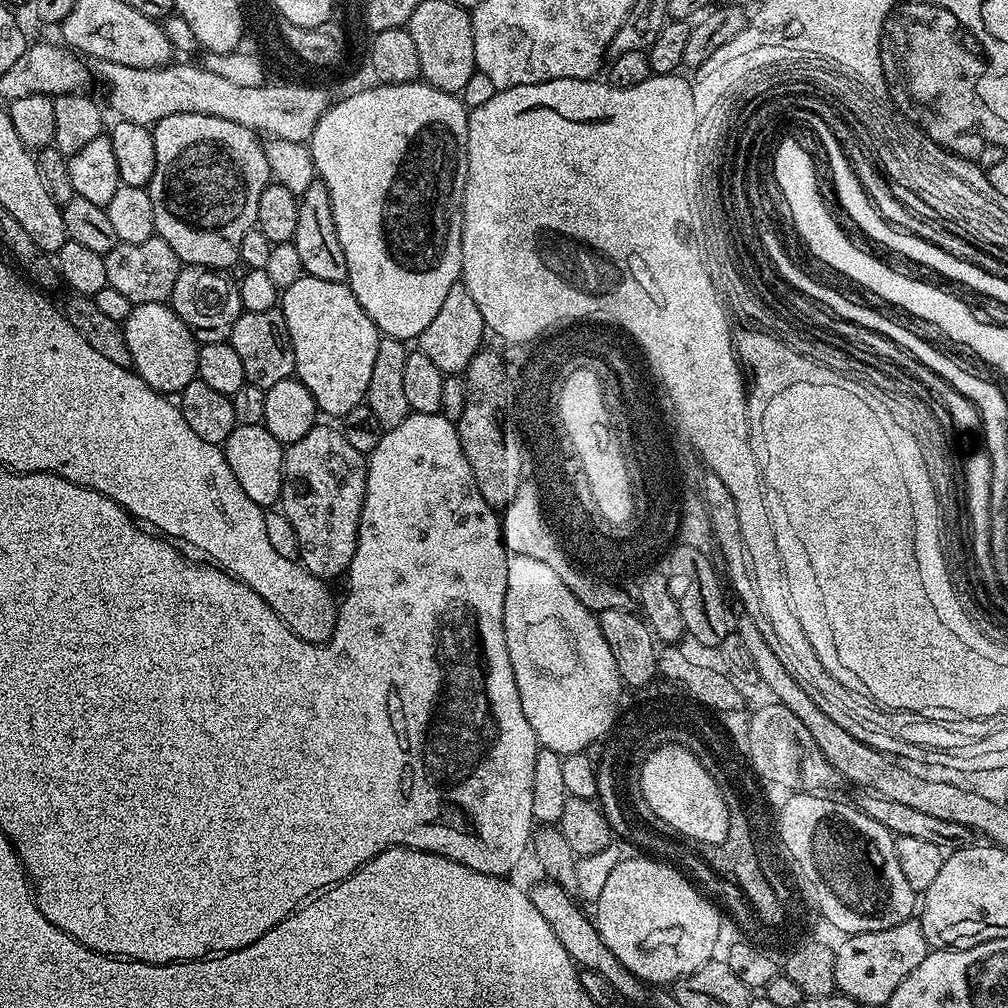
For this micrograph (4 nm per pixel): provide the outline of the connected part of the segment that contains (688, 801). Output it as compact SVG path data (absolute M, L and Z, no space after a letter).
M663 744L653 749L640 767L640 780L645 801L662 822L668 822L690 838L700 839L705 846L723 845L726 830L730 830L730 818L722 792L690 749L678 744Z

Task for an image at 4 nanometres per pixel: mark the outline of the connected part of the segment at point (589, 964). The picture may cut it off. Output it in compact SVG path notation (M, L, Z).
M544 878L541 881L541 884L530 888L530 895L534 906L538 906L538 914L542 914L542 918L546 918L550 930L554 930L558 942L562 942L562 950L566 950L566 954L570 954L572 961L581 969L594 970L594 974L606 978L606 982L610 982L610 986L614 986L617 997L621 1001L629 1000L632 1004L647 1001L650 996L649 985L638 979L630 970L626 970L626 966L622 966L622 962L618 962L614 950L610 950L610 946L606 946L606 942L602 942L593 917L589 913L587 916L579 908L581 905L578 903L577 897L550 879Z

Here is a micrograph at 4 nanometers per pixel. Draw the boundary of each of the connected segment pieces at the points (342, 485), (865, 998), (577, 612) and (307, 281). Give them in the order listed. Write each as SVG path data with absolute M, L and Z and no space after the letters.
M324 422L317 423L316 427L308 431L306 438L298 438L298 442L289 444L284 449L284 481L279 507L284 516L290 518L294 534L298 534L299 563L322 581L332 582L335 576L343 577L354 558L367 477L368 462L365 453L354 450L354 446L346 442L339 427L327 428Z
M919 919L898 922L890 930L870 930L845 935L836 949L834 978L836 986L844 995L854 998L862 1006L887 1005L889 998L902 986L906 974L918 967L930 951L926 934L922 934Z
M512 556L508 562L508 573L506 574L506 602L504 603L504 633L506 634L506 650L510 654L510 666L514 666L514 682L518 686L518 698L522 702L522 714L526 714L526 722L530 722L530 730L534 730L539 747L549 748L559 756L569 756L575 752L591 749L591 744L598 740L603 741L613 731L617 721L618 709L616 703L620 700L620 688L622 681L618 674L618 666L614 666L614 654L610 654L610 646L606 646L606 638L602 638L599 619L570 594L570 586L554 574L546 562L538 562L538 558L529 556Z
M302 275L296 282L283 289L279 297L278 307L286 318L286 330L290 330L290 338L294 346L294 362L296 363L295 379L310 390L317 409L328 416L342 418L354 406L365 403L370 374L374 371L374 358L378 354L378 342L382 335L379 328L362 310L358 298L348 289L347 283L326 282L323 278Z

